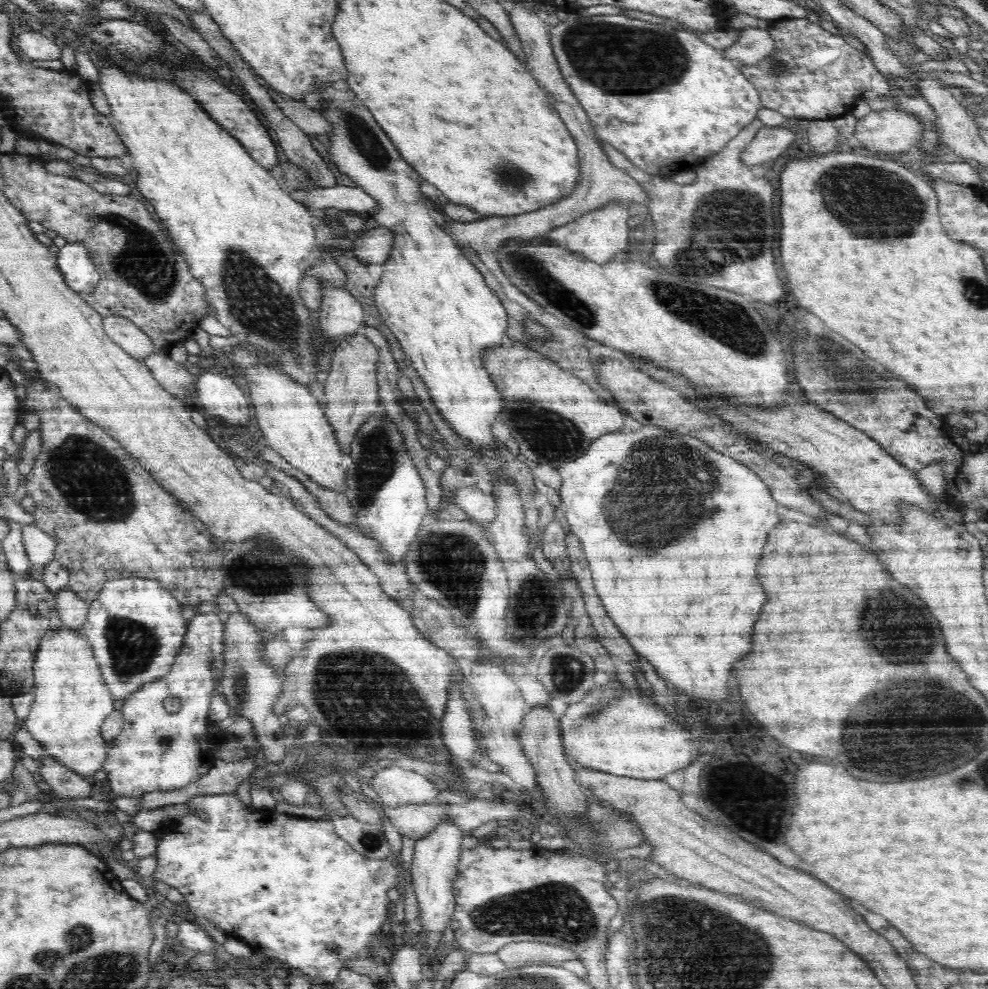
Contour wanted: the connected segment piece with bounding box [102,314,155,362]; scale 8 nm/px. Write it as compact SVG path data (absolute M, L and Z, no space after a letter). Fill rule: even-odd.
M114 314L102 322L109 338L135 360L144 362L155 353L153 341L131 320Z

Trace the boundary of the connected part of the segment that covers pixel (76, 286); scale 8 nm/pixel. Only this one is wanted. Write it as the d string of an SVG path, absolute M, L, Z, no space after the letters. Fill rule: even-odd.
M67 242L59 248L56 265L66 285L70 285L78 294L91 293L96 288L100 275L84 243Z

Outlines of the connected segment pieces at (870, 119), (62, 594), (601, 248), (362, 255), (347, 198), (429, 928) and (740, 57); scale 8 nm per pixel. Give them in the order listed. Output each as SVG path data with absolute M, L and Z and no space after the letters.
M898 109L870 111L855 127L852 143L872 153L906 153L923 136L918 119Z
M68 586L55 595L55 600L64 628L80 632L87 619L89 603L80 599Z
M611 201L610 204L603 205L602 208L586 213L586 216L580 216L568 224L559 225L558 228L550 230L547 239L569 249L570 252L583 254L596 264L606 264L606 262L614 260L620 252L626 250L631 242L628 230L629 216L628 206L621 204L621 202Z
M366 228L363 235L353 235L349 242L352 253L364 264L384 264L390 256L394 235L386 228Z
M337 184L333 187L312 190L286 190L294 200L310 208L314 206L318 211L326 208L338 208L352 212L370 212L378 208L378 203L362 190L362 187L350 187Z
M442 820L440 826L436 826L430 834L426 834L420 839L420 842L416 842L410 875L414 890L416 890L418 906L422 910L424 932L428 934L428 946L426 948L434 948L440 944L442 930L446 928L446 924L450 922L450 918L454 914L453 884L458 873L456 864L459 862L464 836L463 830L456 824L450 820Z
M750 29L746 36L725 48L723 53L738 67L755 65L774 52L774 41L767 29Z

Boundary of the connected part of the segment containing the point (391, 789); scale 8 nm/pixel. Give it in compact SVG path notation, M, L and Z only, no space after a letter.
M397 762L376 771L371 782L382 804L390 809L426 803L438 796L429 777L422 776L414 768L400 767Z

